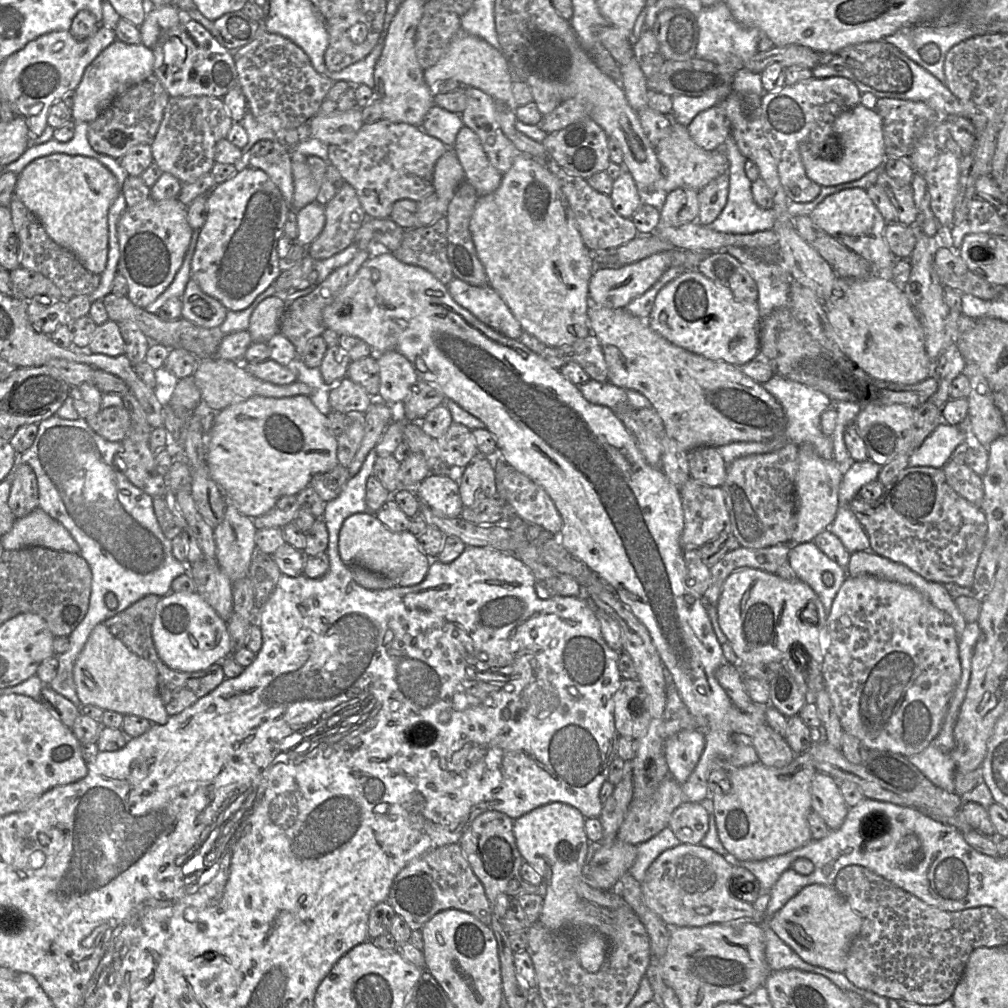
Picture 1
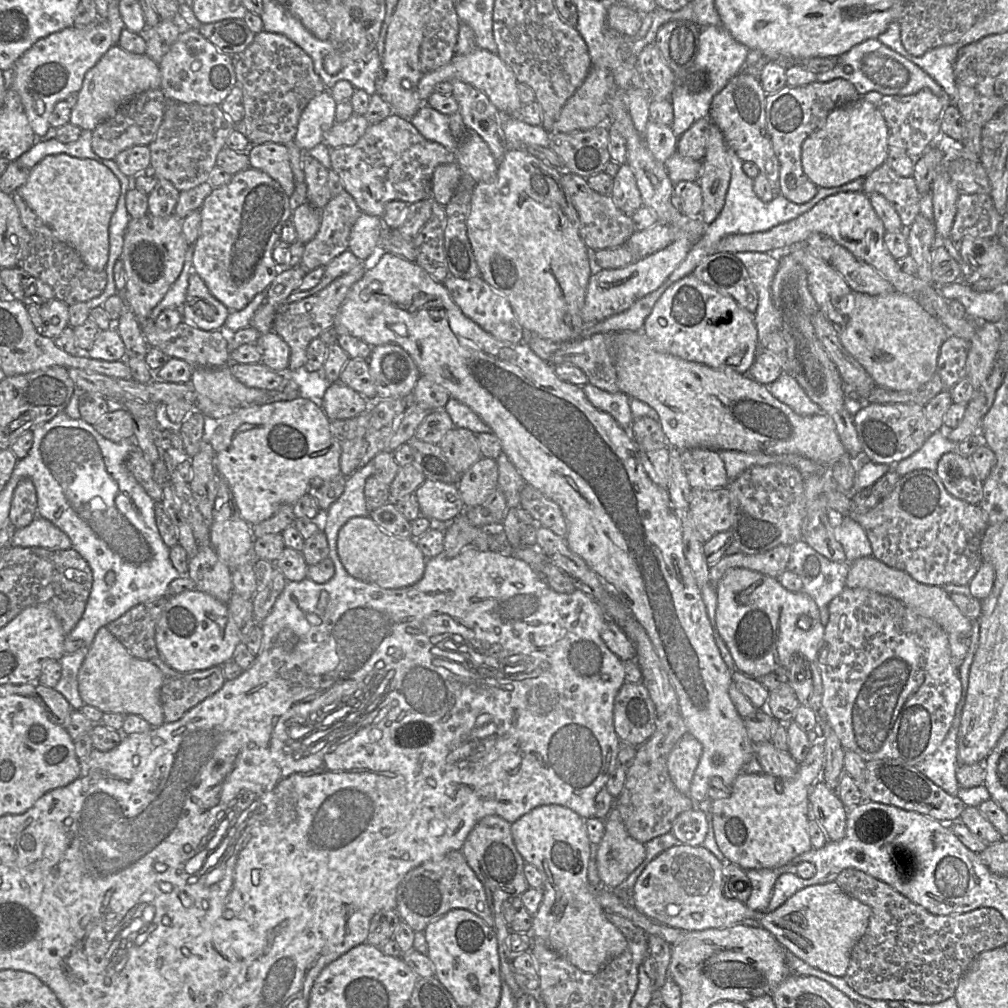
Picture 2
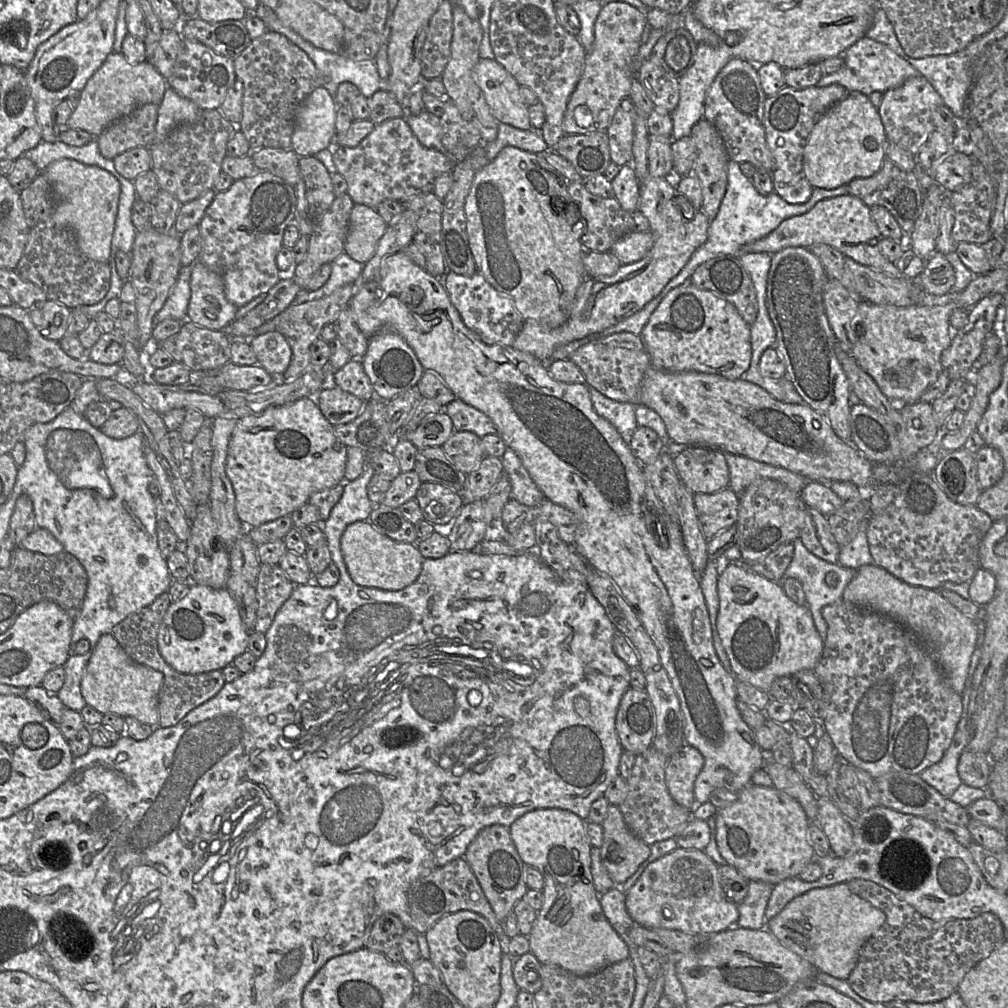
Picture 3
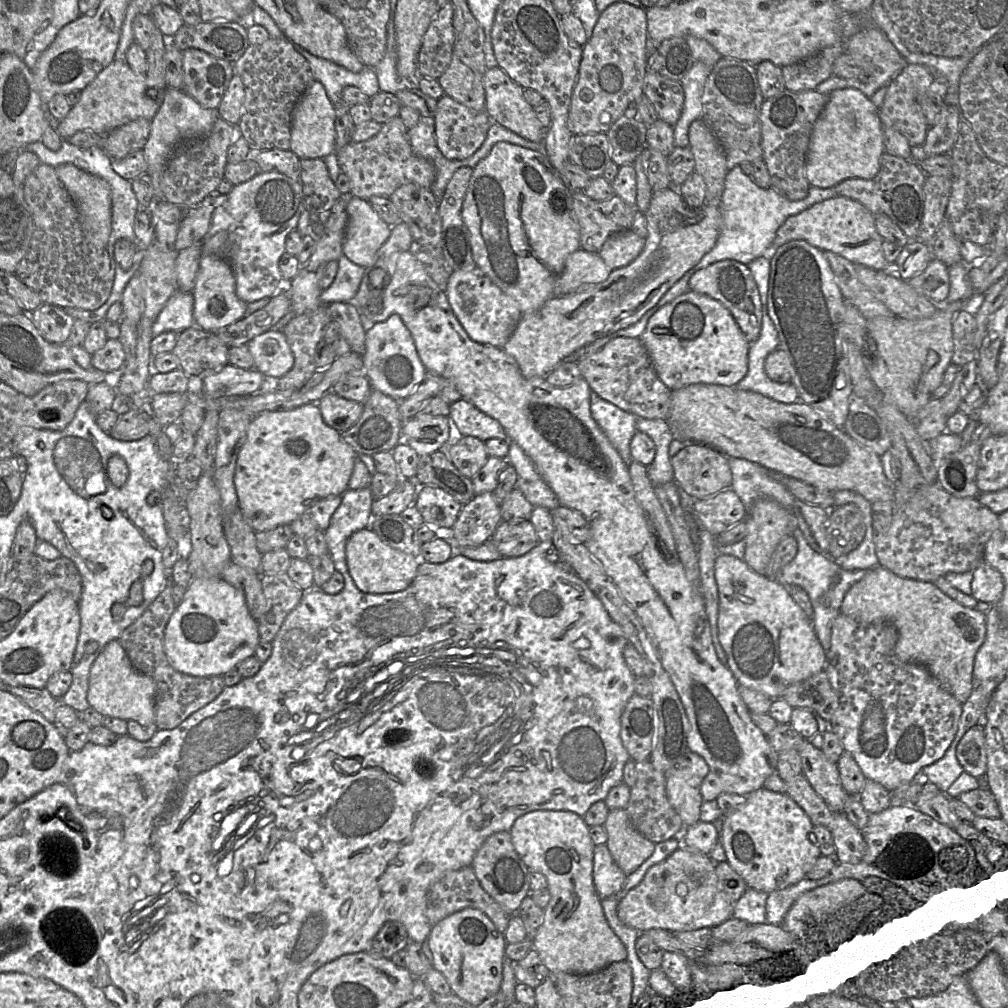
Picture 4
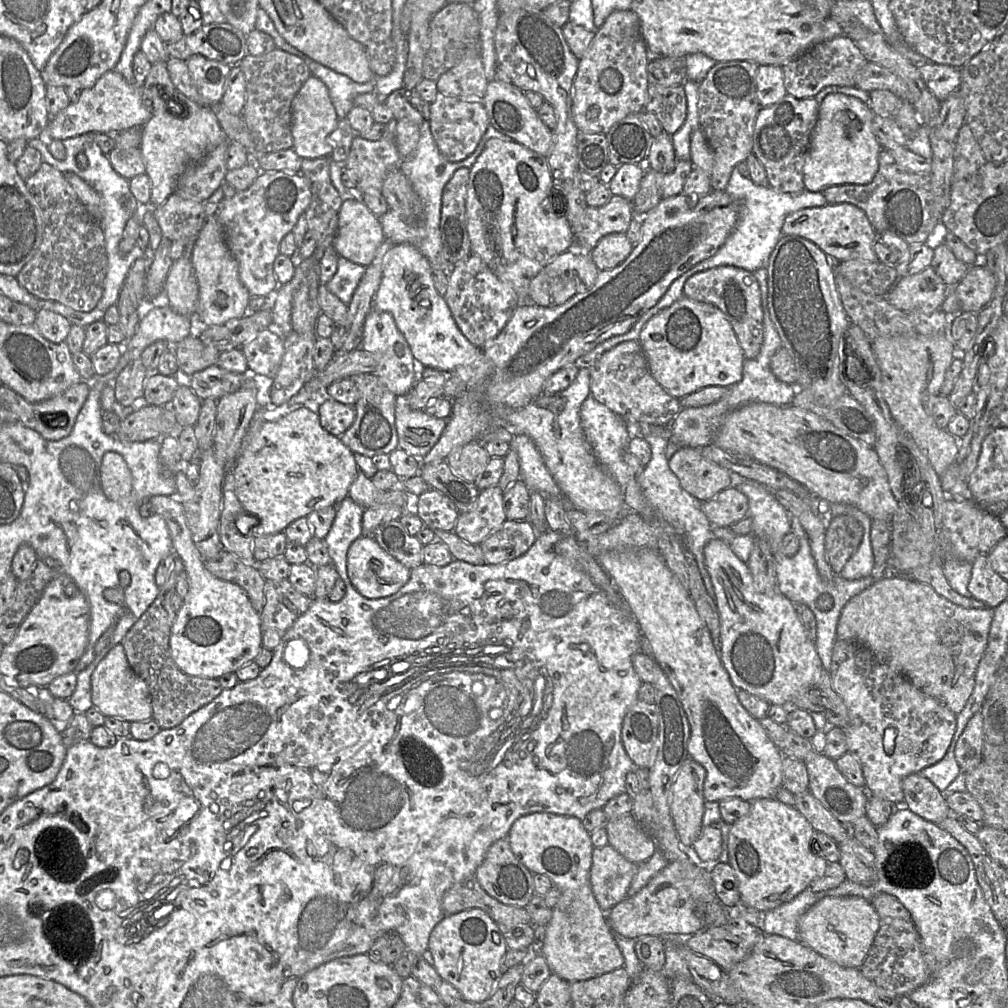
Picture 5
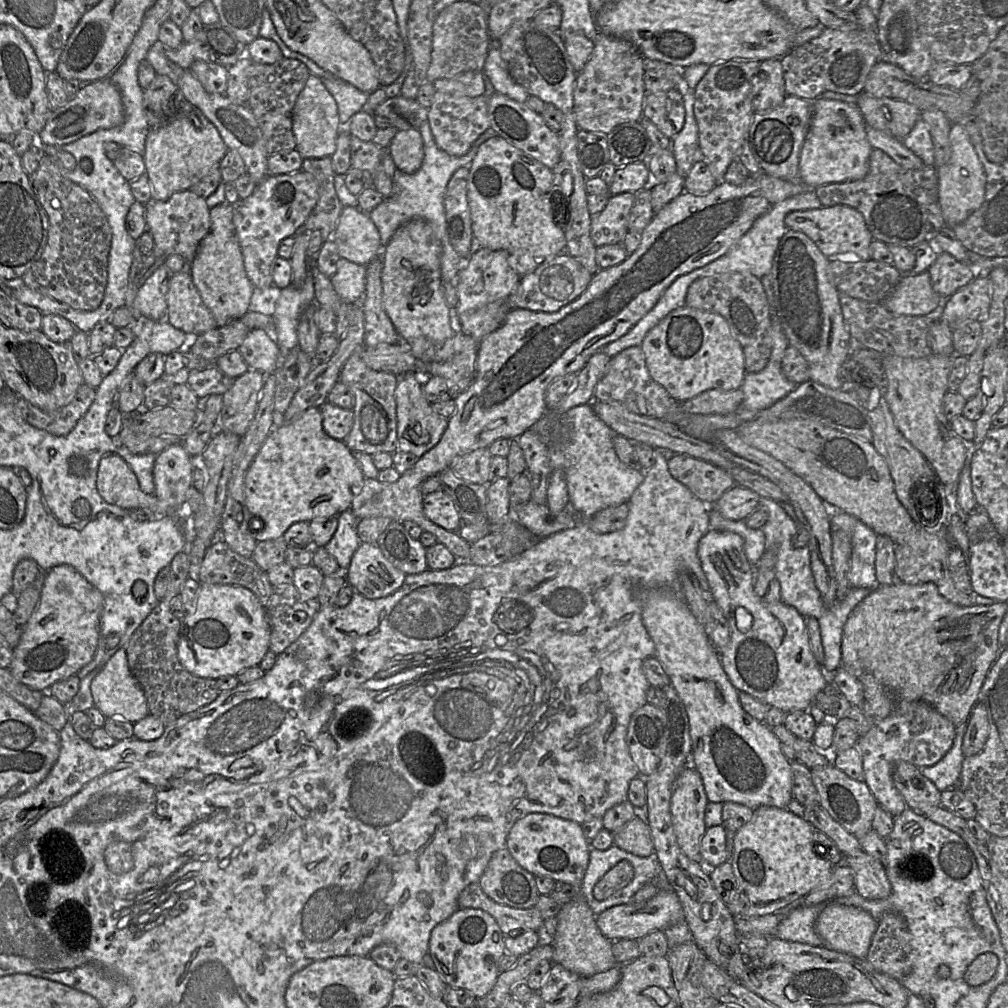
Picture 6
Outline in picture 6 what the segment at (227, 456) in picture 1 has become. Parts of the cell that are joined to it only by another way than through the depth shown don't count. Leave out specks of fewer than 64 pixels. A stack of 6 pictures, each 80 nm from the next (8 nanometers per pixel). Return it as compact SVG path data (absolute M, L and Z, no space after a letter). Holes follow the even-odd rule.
M312 407L305 410L298 417L290 422L282 423L280 418L278 418L278 423L271 431L262 447L260 448L258 454L252 461L247 473L245 475L244 481L244 492L245 492L245 503L249 512L254 517L259 517L265 522L265 529L260 533L252 533L256 542L273 540L283 537L287 529L294 523L297 522L310 522L315 518L328 518L332 516L339 516L342 512L350 509L354 497L361 491L364 484L365 476L355 459L352 455L352 451L348 448L344 441L336 440L328 436L322 425L322 414L318 407Z

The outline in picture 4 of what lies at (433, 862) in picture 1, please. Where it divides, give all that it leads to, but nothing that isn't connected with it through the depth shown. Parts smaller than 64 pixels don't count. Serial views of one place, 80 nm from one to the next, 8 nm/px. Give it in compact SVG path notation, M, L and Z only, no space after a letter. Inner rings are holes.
M471 866L445 873L429 888L426 896L426 915L432 926L445 917L464 908L475 908L484 912L493 922L498 932L504 933L512 914L509 914L480 885Z

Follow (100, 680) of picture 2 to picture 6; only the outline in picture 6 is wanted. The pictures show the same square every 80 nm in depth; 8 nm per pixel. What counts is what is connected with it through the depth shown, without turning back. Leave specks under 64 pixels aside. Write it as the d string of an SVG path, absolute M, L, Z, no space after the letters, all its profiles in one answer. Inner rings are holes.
M125 648L116 651L105 663L91 683L91 693L94 706L106 717L119 717L135 723L149 715L144 690L130 671Z

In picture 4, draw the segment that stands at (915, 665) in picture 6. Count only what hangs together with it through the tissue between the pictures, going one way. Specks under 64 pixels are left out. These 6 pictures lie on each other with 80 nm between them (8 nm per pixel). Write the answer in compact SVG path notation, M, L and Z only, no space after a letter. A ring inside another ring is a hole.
M877 566L848 590L841 605L841 613L863 627L879 622L893 624L898 632L895 654L902 662L925 667L959 704L963 705L969 698L975 655L986 636L986 615L981 610L962 606L942 593L933 583L900 577Z

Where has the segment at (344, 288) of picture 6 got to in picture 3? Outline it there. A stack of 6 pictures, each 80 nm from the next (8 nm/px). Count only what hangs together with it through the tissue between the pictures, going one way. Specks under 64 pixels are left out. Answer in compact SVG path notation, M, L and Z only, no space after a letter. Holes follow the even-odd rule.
M345 252L331 262L331 274L327 282L318 290L300 290L293 304L317 300L332 294L336 289L347 284L358 284L363 271L363 264L356 262Z

